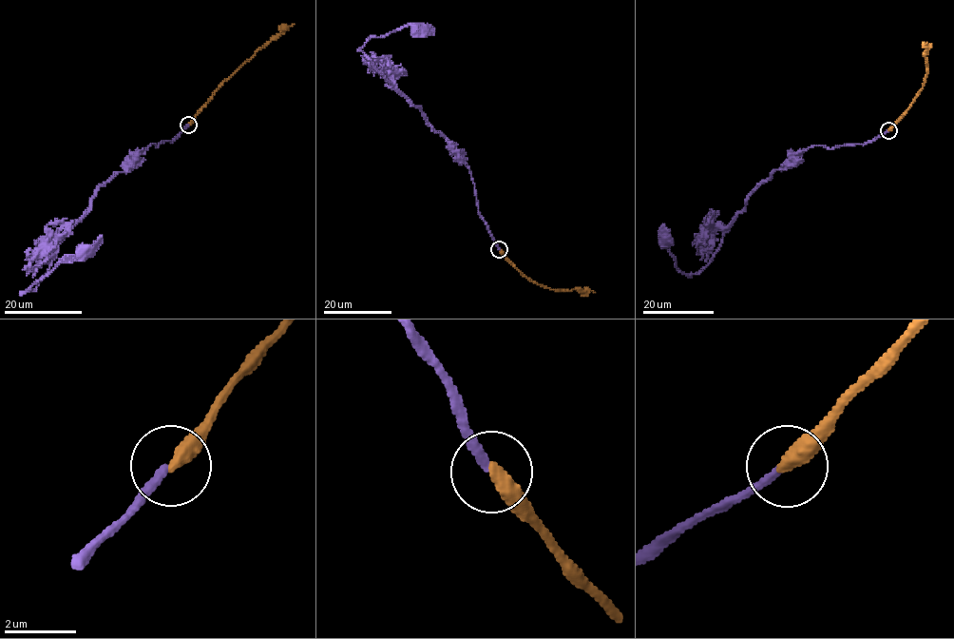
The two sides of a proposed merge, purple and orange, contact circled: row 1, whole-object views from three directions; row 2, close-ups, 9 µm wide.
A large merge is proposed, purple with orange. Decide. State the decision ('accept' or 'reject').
accept

